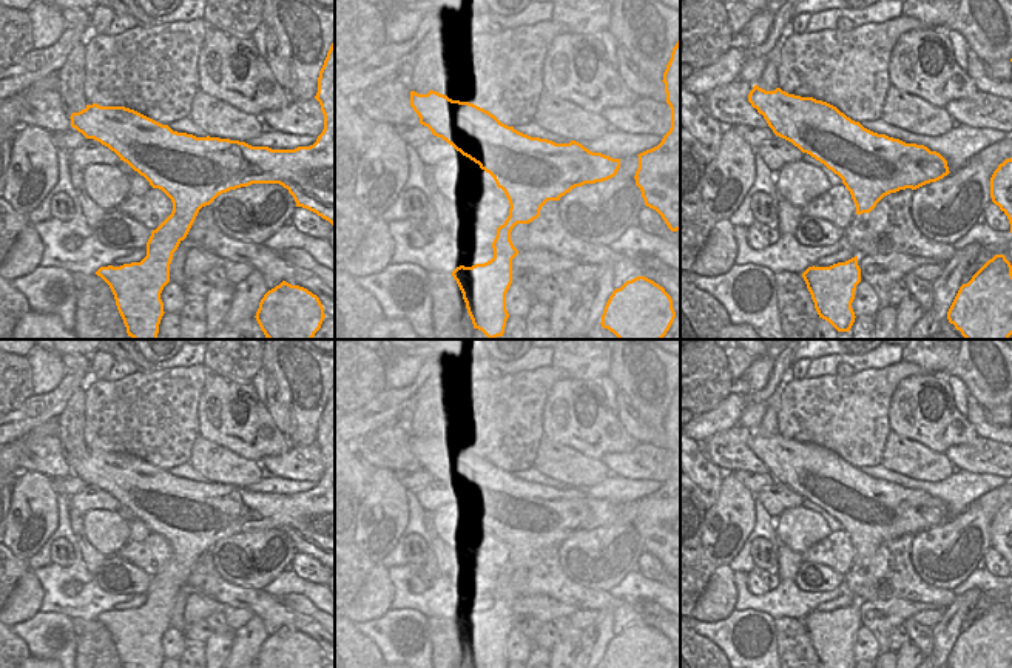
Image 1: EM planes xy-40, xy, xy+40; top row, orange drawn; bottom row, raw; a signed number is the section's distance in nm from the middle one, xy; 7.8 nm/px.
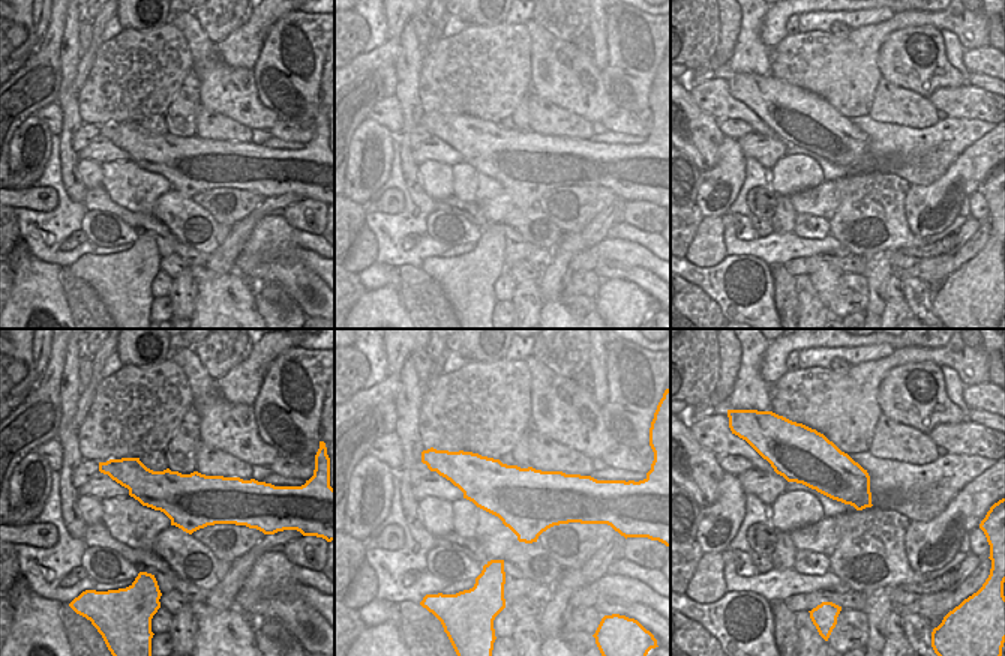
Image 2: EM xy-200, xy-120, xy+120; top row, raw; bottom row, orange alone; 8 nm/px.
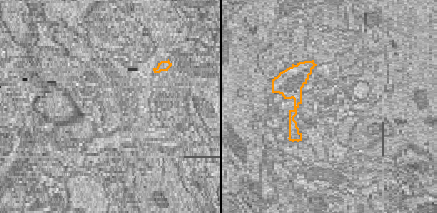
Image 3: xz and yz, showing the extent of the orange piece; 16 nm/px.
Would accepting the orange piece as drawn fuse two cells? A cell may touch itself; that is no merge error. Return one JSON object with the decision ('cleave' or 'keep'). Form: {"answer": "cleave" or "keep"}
{"answer": "keep"}

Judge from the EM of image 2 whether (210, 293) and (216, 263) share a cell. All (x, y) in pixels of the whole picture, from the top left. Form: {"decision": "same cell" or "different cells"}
{"decision": "different cells"}

